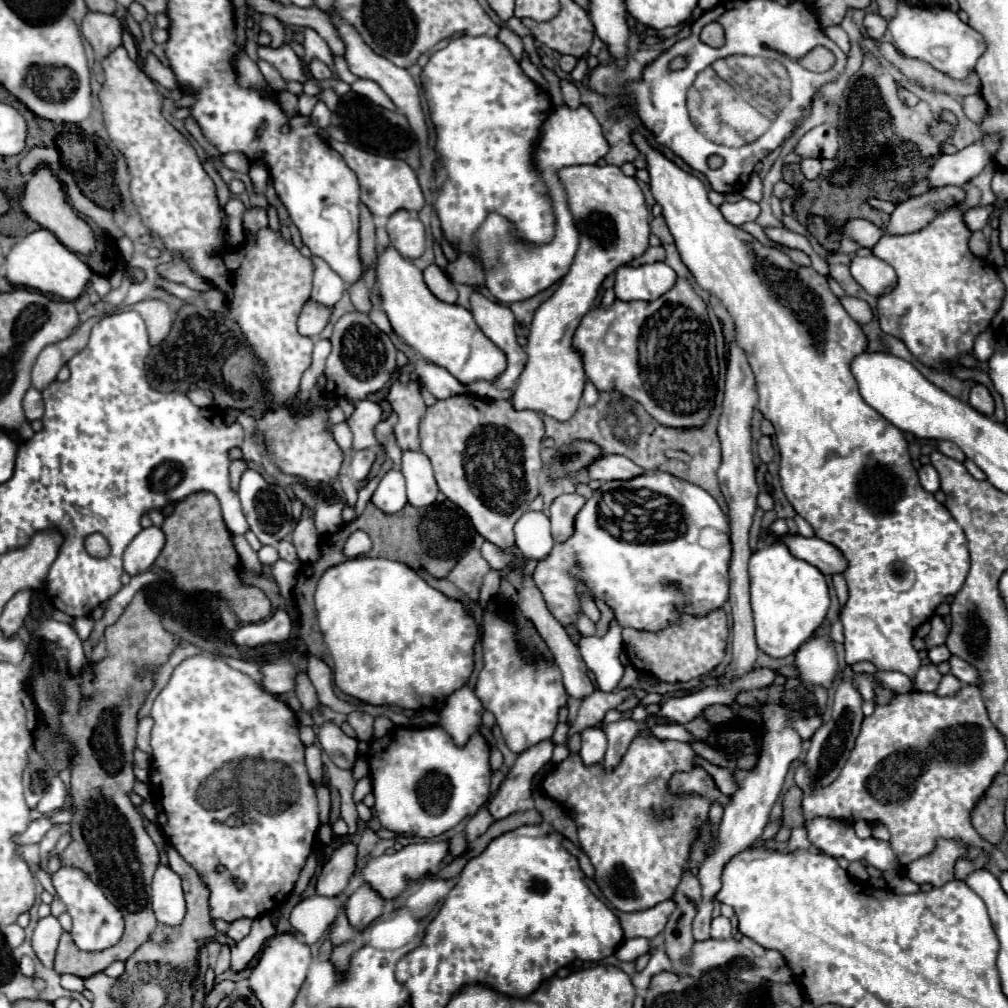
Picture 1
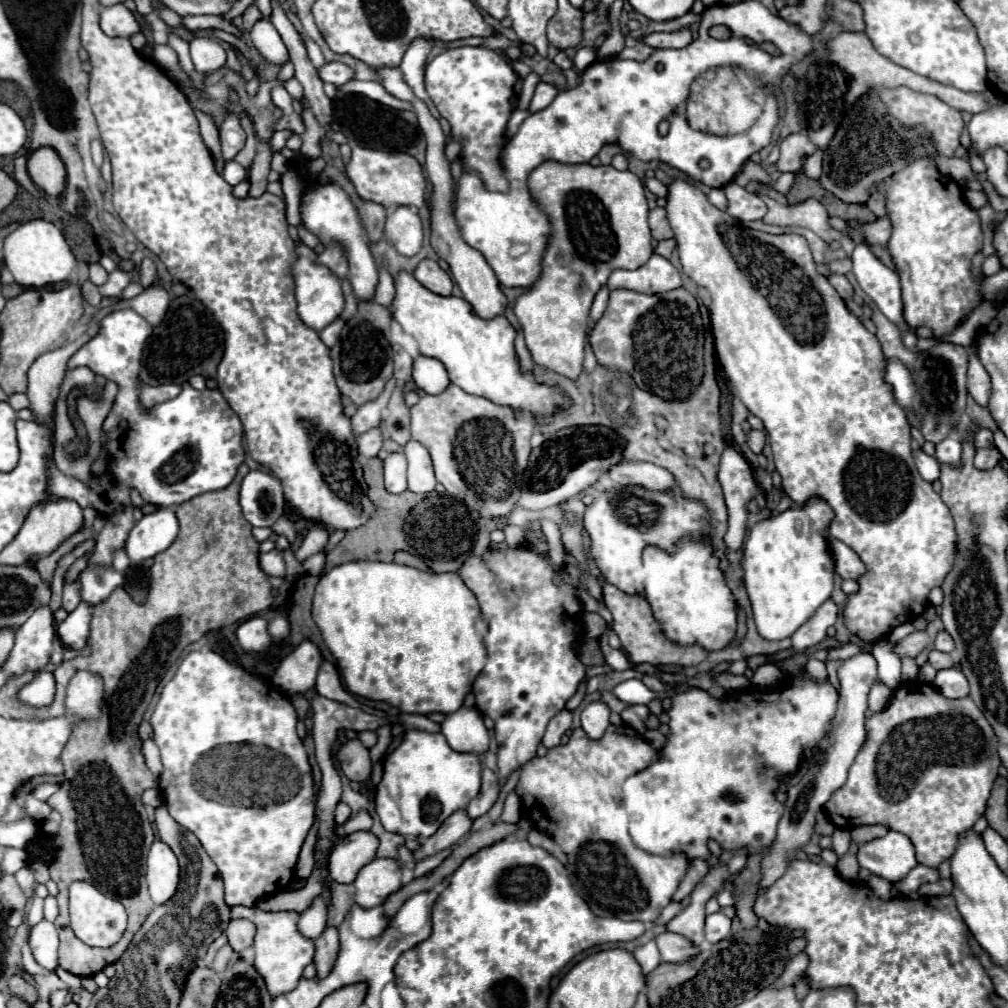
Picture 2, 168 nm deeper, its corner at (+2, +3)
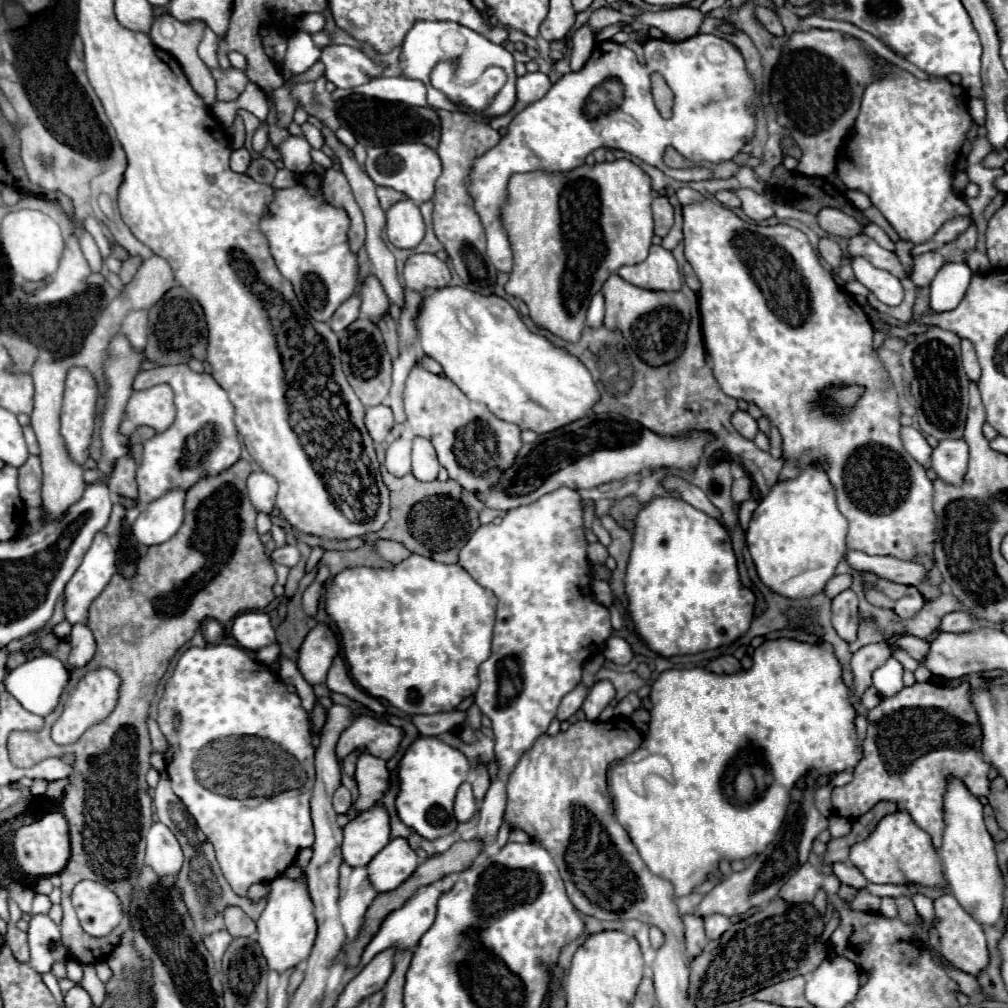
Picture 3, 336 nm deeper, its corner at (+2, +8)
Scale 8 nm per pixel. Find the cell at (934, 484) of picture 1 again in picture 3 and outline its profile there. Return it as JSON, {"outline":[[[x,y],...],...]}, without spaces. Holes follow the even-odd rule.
{"outline":[[[904,426],[902,428],[902,442],[904,448],[908,450],[908,454],[922,466],[930,466],[932,460],[932,448],[928,446],[928,442],[924,440],[924,436],[912,428],[912,426]]]}

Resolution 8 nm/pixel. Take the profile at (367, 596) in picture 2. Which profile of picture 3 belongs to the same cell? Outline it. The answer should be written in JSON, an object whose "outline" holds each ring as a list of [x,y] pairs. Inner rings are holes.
{"outline":[[[412,554],[410,558],[406,558],[404,562],[392,566],[392,568],[368,568],[368,566],[344,568],[326,586],[324,608],[326,608],[326,614],[330,616],[330,620],[334,622],[336,630],[340,634],[342,650],[344,650],[344,656],[346,656],[346,662],[348,662],[348,668],[350,668],[350,674],[354,678],[354,682],[362,690],[366,690],[370,696],[388,700],[394,708],[402,710],[404,714],[436,714],[436,712],[450,712],[450,710],[454,710],[464,698],[468,698],[468,696],[472,696],[476,692],[476,688],[478,688],[478,666],[490,656],[488,636],[492,640],[496,598],[492,598],[490,592],[486,592],[480,584],[476,584],[472,580],[472,576],[464,568],[460,568],[458,564],[440,564],[440,562],[434,562],[430,558]],[[410,692],[416,694],[414,700],[418,700],[418,702],[410,702]]]}

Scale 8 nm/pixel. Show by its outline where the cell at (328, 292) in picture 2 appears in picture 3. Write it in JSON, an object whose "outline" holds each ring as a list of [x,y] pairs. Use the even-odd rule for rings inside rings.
{"outline":[[[302,184],[276,190],[270,216],[260,222],[280,274],[292,282],[302,308],[320,322],[328,322],[334,310],[352,296],[356,286],[358,262],[348,248],[348,224],[344,210],[322,202],[318,194],[306,194]]]}

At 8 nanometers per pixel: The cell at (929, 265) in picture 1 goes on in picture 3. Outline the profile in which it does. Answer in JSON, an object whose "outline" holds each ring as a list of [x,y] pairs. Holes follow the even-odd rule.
{"outline":[[[894,66],[890,76],[880,76],[864,90],[852,136],[842,146],[836,166],[846,188],[868,194],[900,240],[908,240],[914,246],[930,242],[948,220],[958,216],[970,218],[968,228],[956,240],[934,250],[946,264],[966,262],[978,240],[972,210],[952,188],[952,164],[959,158],[970,124],[966,90],[960,84],[952,84],[950,94],[950,82],[918,80]]]}

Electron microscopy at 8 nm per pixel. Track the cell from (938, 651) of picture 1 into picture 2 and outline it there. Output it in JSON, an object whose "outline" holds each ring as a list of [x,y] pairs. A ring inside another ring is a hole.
{"outline":[[[946,629],[938,631],[938,635],[936,635],[936,649],[942,651],[942,653],[952,653],[956,649],[954,639],[952,639],[952,635]]]}

